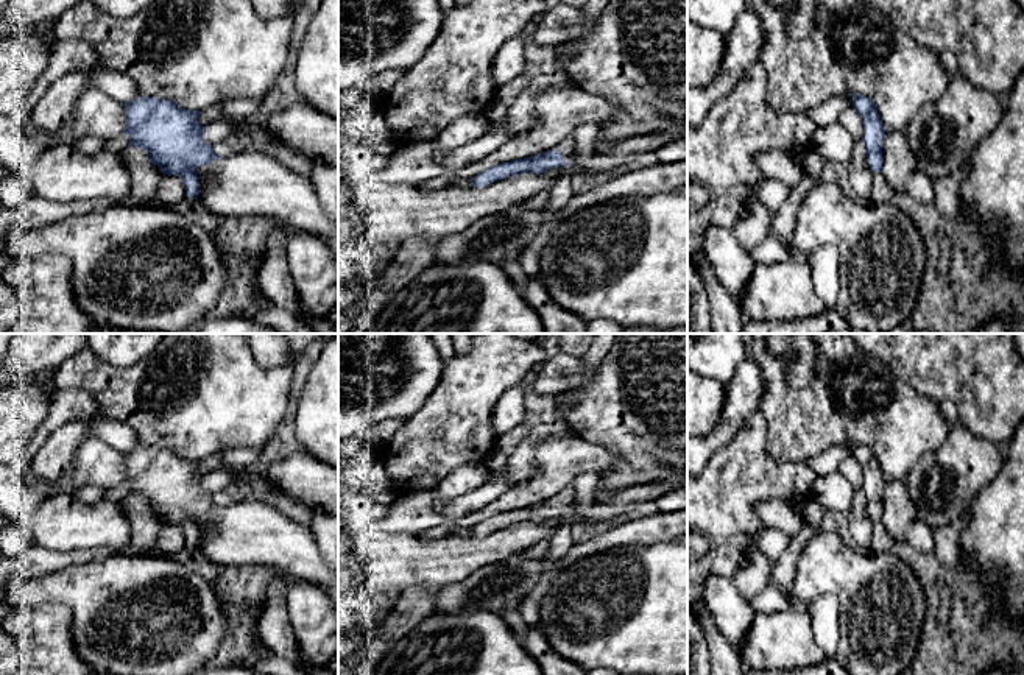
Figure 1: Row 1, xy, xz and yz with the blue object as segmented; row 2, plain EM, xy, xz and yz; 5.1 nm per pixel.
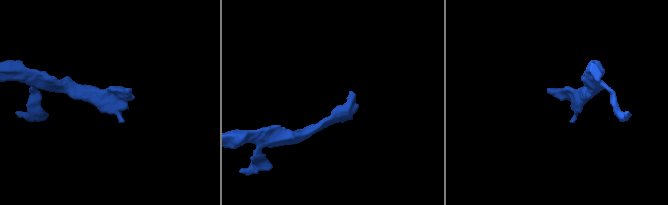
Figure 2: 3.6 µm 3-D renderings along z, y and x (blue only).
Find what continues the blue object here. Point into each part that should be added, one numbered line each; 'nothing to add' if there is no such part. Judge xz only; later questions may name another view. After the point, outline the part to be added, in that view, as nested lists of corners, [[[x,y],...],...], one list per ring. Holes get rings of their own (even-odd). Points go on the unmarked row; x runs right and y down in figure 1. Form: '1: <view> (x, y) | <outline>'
1: xz (566, 496) | [[[566,486],[563,488],[556,496],[556,500],[563,504],[563,511],[567,510],[570,511],[577,502],[575,489],[574,486]]]

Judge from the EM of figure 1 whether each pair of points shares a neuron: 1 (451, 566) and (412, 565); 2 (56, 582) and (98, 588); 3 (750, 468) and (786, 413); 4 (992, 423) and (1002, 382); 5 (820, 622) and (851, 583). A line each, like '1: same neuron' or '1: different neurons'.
1: same neuron
2: same neuron
3: different neurons
4: same neuron
5: different neurons

